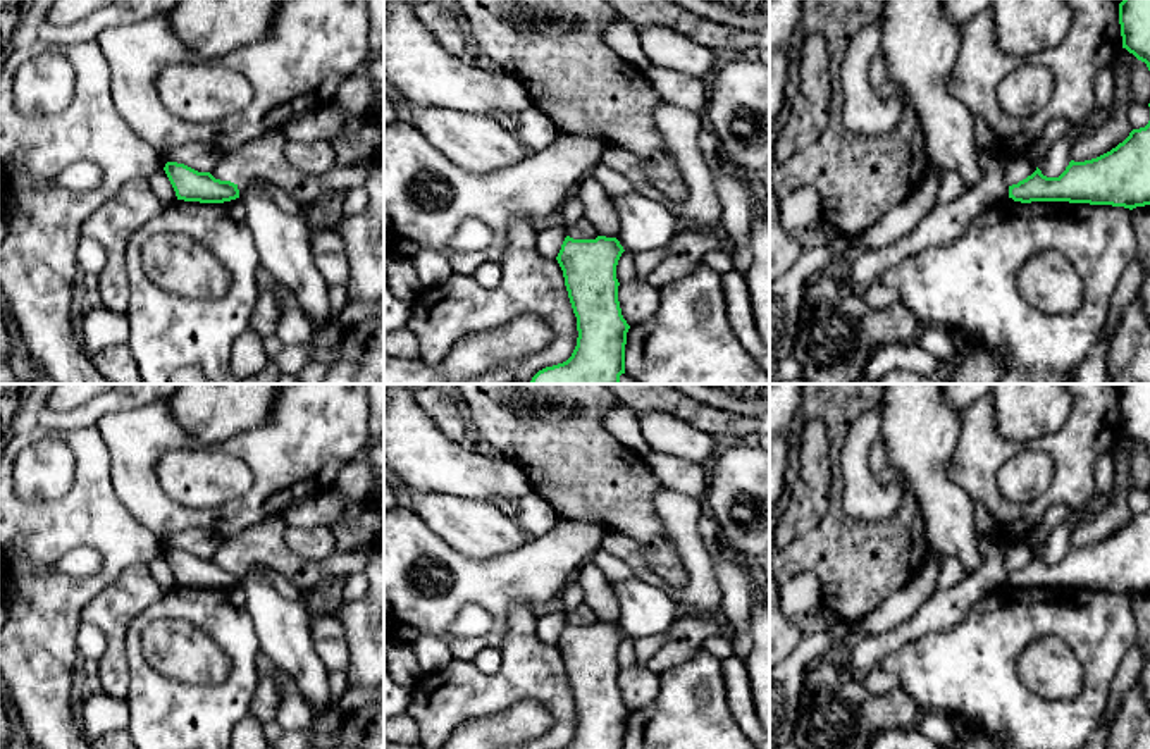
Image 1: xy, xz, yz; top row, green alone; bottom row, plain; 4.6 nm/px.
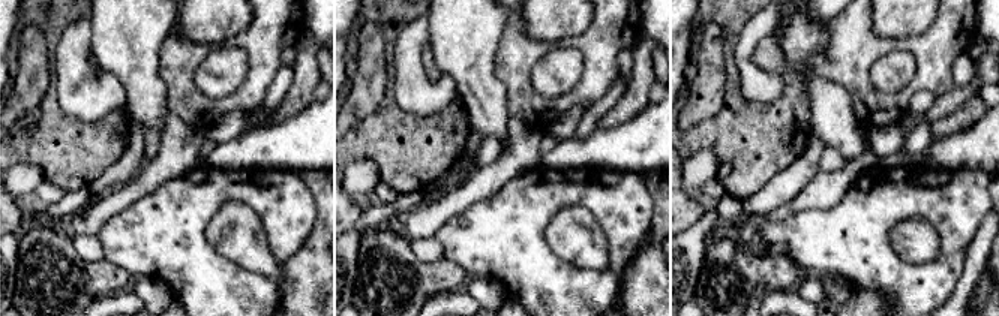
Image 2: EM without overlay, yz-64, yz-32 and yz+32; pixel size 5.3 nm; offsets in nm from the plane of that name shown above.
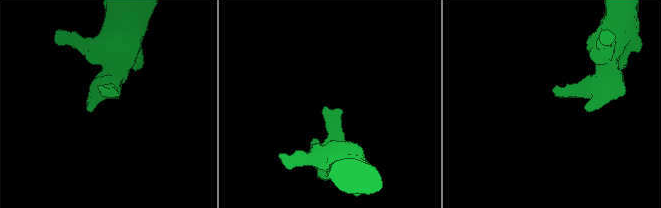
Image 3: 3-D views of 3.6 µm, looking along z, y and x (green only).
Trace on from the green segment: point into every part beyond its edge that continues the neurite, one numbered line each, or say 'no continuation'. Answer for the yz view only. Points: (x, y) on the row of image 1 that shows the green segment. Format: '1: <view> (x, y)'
no continuation

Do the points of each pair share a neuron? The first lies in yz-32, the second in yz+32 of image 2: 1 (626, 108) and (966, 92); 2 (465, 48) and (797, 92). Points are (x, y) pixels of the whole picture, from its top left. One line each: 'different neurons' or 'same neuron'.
1: different neurons
2: different neurons

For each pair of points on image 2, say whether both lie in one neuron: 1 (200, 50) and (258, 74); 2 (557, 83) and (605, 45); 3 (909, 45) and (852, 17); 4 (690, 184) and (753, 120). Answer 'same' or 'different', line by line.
1: same
2: different
3: same
4: different

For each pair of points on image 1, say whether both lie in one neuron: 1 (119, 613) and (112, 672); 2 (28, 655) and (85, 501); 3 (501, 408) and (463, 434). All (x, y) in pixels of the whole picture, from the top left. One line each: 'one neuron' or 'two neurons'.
1: one neuron
2: one neuron
3: two neurons

